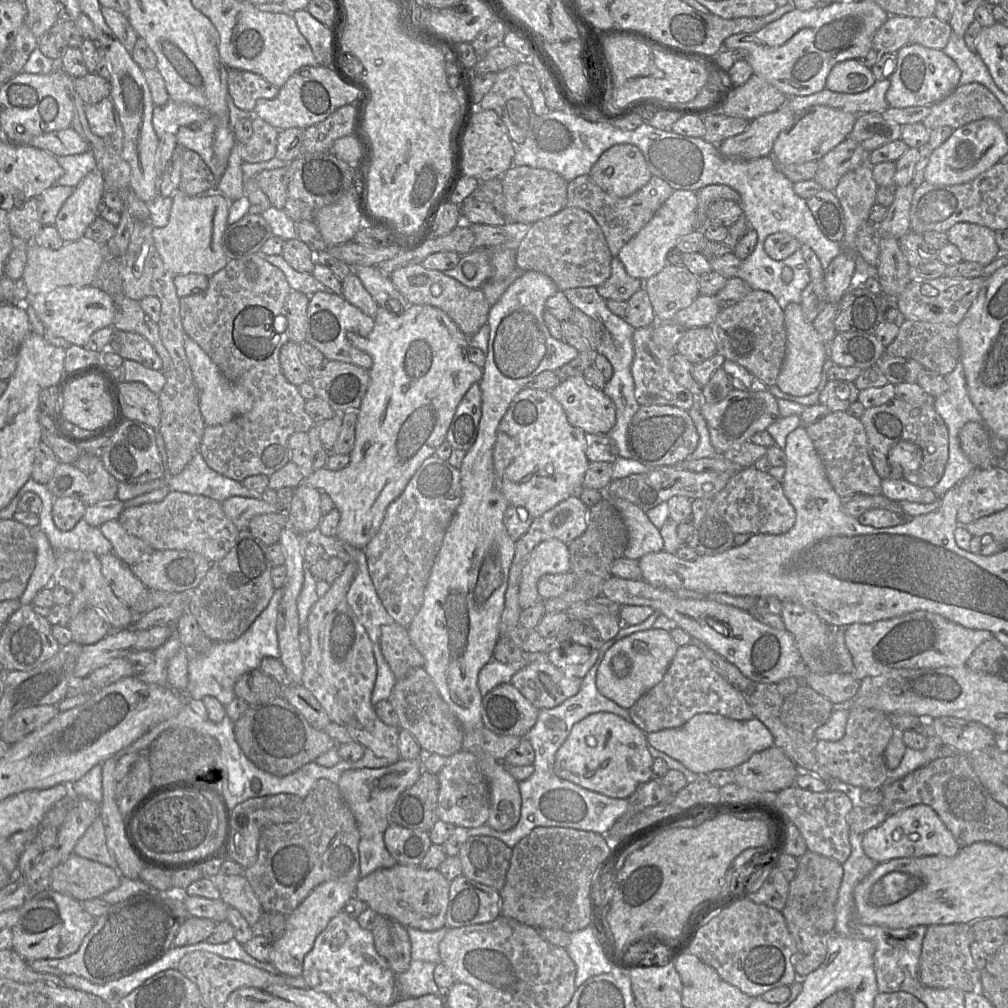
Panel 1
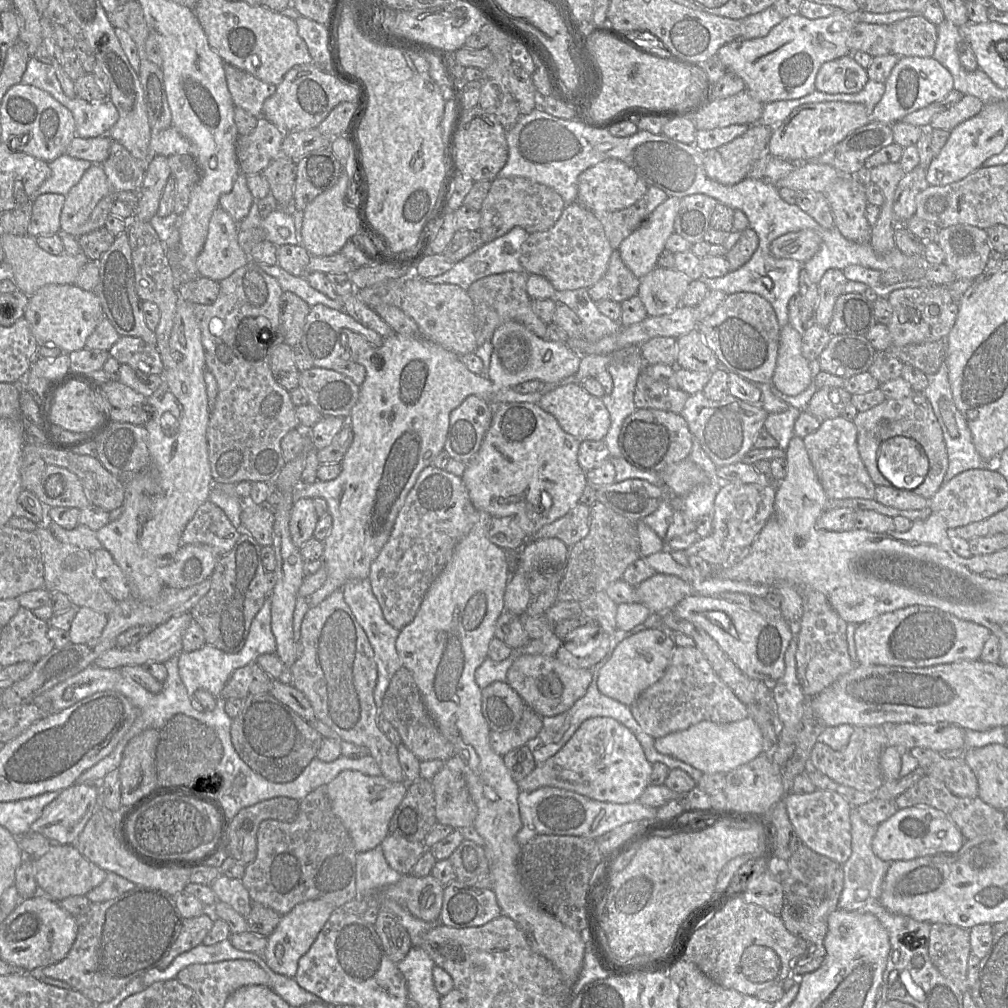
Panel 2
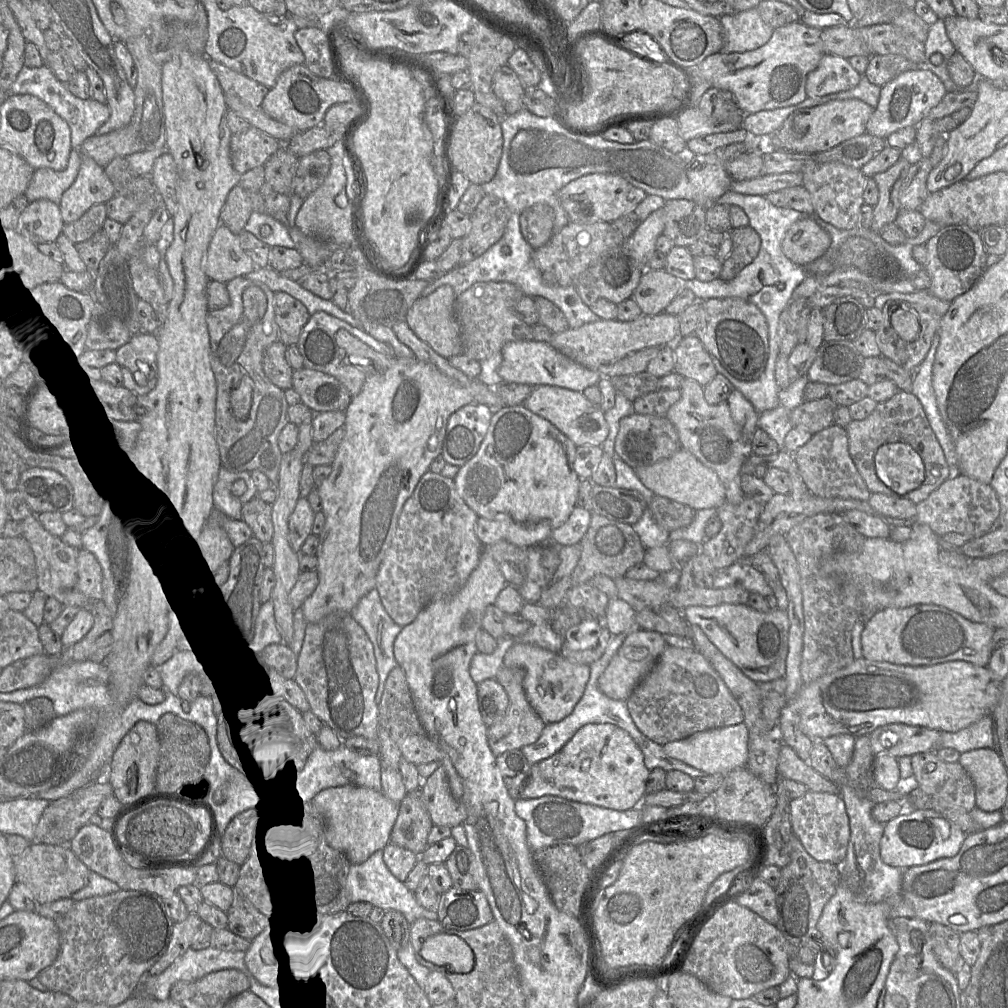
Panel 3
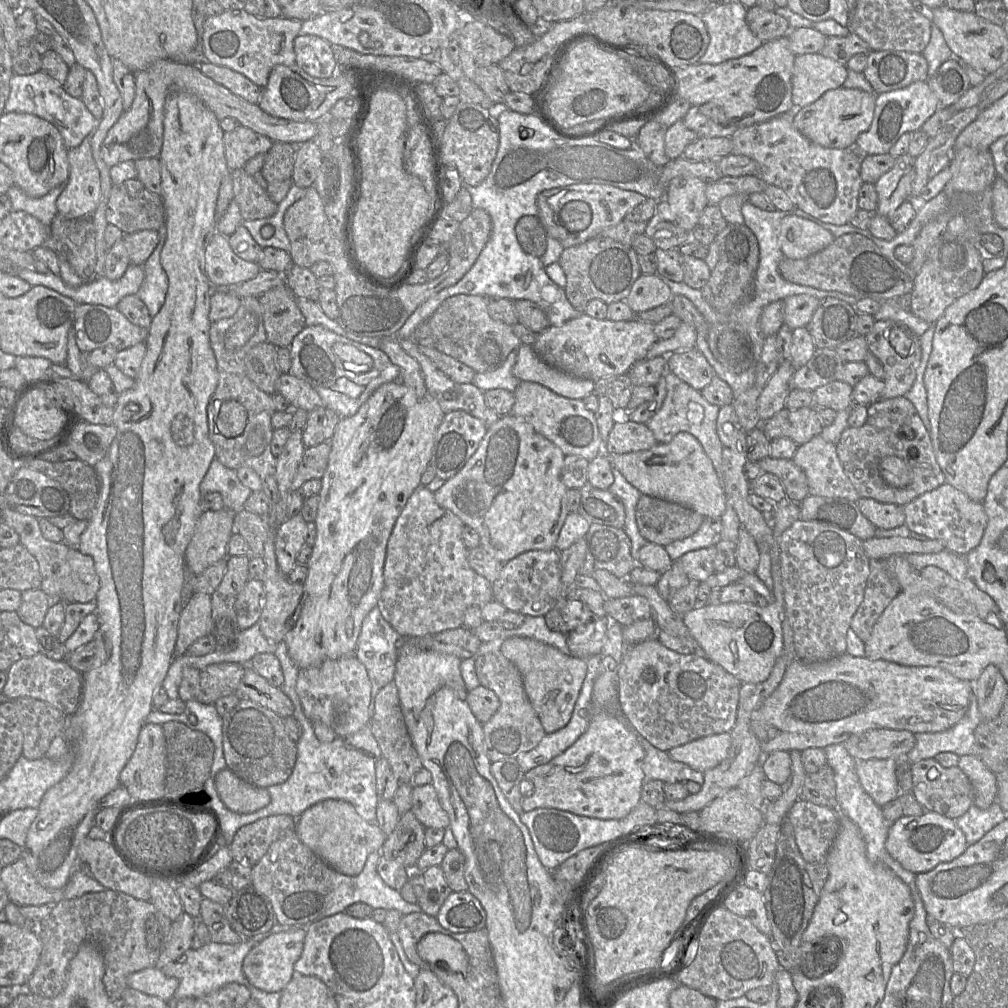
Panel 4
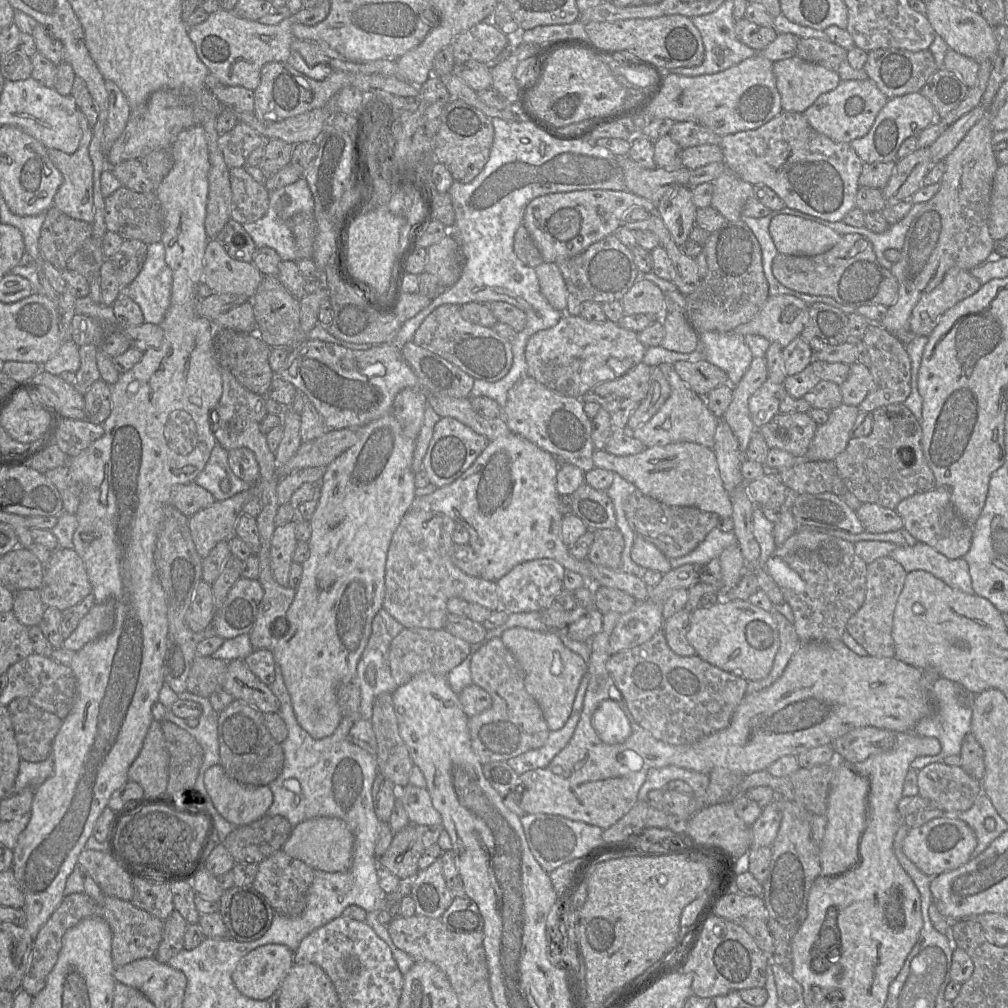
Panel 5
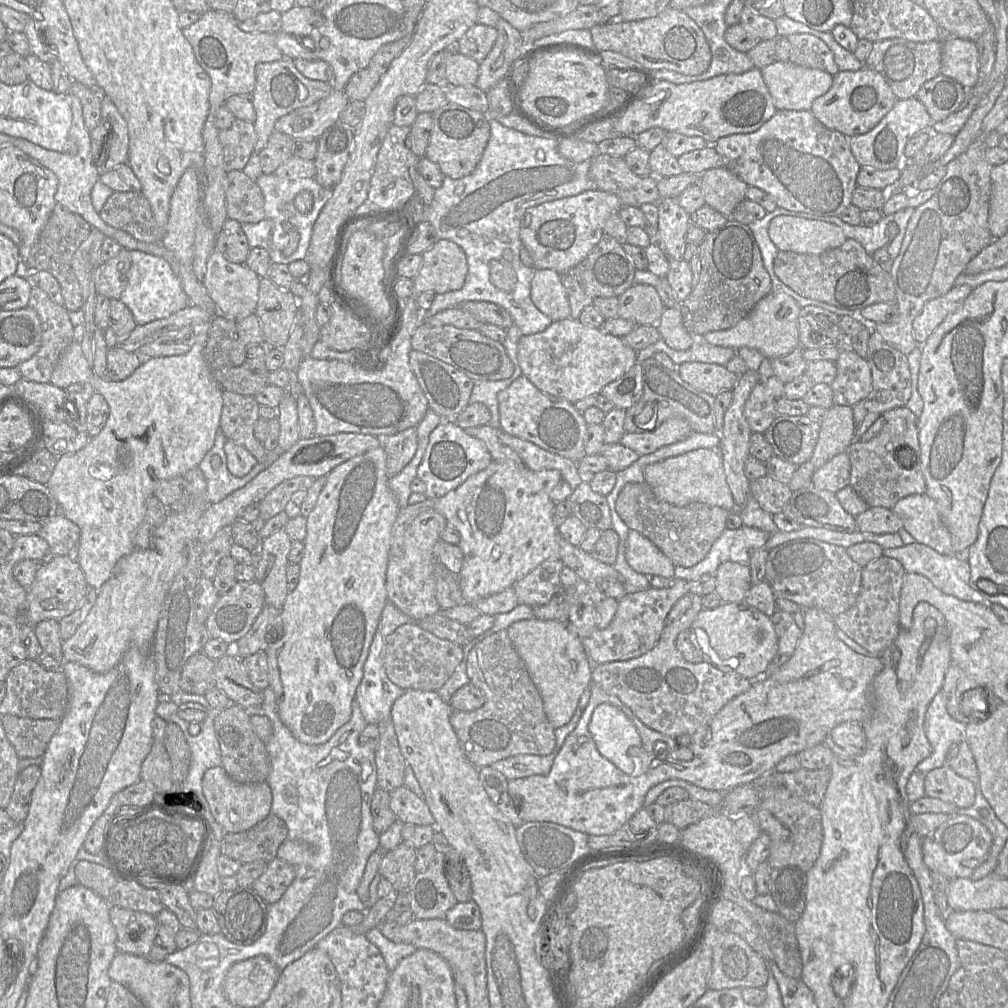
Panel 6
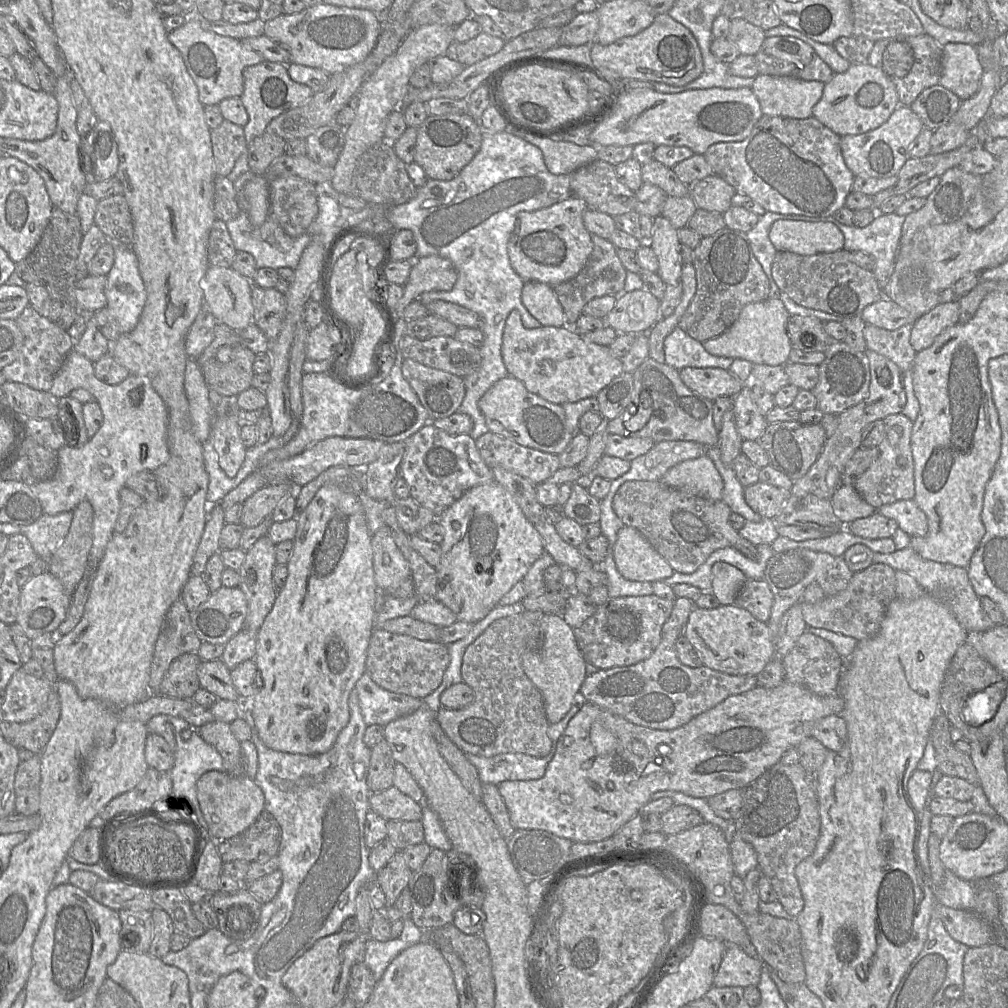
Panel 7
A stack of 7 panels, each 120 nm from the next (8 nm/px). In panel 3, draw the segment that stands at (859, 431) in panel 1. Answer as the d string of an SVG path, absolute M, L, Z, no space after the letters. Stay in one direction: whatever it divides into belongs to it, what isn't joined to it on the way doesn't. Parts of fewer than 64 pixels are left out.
M832 424L815 433L811 439L793 453L798 472L808 491L821 498L841 498L868 501L871 492L859 474L848 449L845 428Z

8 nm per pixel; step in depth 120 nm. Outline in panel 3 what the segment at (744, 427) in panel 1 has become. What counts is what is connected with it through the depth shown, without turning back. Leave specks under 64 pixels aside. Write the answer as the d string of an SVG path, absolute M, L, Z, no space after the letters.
M689 378L683 379L680 391L681 398L670 407L666 418L675 426L682 448L690 451L700 462L718 475L725 487L726 501L733 505L740 504L745 498L741 489L741 474L747 458L752 454L751 444L750 447L744 444L739 429L731 417L727 401L717 405L709 404L704 397L704 387Z

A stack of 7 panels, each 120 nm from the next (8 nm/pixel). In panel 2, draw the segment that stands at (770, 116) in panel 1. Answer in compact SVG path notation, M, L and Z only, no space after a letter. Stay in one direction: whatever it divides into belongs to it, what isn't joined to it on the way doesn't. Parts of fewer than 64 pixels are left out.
M752 124L741 136L720 147L702 151L706 175L721 184L740 182L766 151L773 127Z

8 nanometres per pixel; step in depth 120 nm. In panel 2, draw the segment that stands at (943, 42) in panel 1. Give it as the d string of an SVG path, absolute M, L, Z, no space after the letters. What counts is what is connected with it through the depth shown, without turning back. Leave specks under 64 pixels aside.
M923 15L896 21L889 27L893 54L899 57L932 57L938 38L937 26Z

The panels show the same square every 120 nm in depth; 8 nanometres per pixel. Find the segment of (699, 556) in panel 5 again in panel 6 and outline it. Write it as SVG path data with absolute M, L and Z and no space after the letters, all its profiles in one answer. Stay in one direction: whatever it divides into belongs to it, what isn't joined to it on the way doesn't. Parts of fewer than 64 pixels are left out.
M743 525L736 530L725 529L701 562L689 568L675 566L673 579L693 581L705 574L715 576L718 566L724 562L748 566L751 553L764 548L770 536L765 531Z

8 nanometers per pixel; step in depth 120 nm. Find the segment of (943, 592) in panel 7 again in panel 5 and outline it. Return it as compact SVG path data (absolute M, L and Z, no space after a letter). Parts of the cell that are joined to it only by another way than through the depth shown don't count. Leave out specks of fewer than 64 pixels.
M926 543L900 546L889 557L897 561L906 573L923 570L942 580L951 588L967 594L975 594L969 566L962 558L950 559Z

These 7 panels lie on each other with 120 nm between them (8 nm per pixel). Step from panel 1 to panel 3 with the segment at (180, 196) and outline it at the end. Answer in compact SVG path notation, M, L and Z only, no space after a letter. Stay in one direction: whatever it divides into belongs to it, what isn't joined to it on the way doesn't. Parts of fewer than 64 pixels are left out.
M222 223L215 230L204 260L204 273L210 281L227 283L238 276L244 276L256 265L239 245L236 234Z

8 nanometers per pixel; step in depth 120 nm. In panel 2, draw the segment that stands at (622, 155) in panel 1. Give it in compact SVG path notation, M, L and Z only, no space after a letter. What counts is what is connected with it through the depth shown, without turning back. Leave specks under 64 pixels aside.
M609 158L584 170L577 179L577 202L590 211L617 211L627 208L646 193L646 182L624 162Z

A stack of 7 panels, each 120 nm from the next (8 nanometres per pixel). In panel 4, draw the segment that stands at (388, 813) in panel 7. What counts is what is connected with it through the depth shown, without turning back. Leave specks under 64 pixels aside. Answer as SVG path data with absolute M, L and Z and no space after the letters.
M432 783L413 787L410 810L424 827L446 829L450 824Z

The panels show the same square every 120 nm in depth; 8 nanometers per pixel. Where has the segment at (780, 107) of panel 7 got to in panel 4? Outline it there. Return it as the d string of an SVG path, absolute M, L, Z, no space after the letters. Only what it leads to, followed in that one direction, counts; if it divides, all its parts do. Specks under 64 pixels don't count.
M821 53L795 56L792 74L792 102L801 109L829 90L843 85L848 74L846 65Z

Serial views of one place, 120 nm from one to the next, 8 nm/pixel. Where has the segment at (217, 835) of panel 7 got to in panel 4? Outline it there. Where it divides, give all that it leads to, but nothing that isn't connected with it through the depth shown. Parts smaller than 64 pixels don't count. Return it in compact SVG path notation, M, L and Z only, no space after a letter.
M227 767L216 774L214 782L221 801L235 813L249 814L270 803L266 788L243 781Z

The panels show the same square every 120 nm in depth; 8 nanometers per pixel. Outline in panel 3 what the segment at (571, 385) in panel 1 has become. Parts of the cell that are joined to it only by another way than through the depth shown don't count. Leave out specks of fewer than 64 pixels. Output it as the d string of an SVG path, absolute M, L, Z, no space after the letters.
M534 386L530 396L523 404L528 410L551 422L577 447L591 445L602 446L609 434L605 413L600 405L593 404L582 392L572 391L558 386Z

